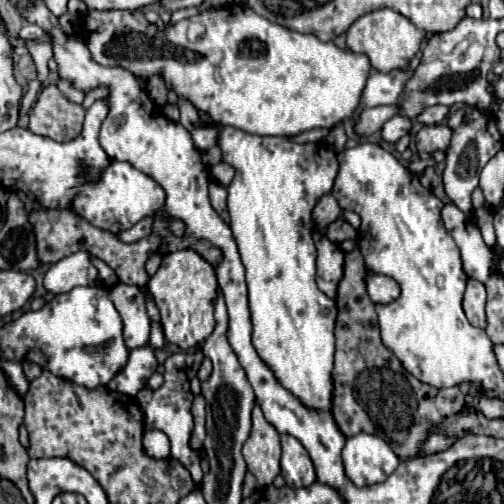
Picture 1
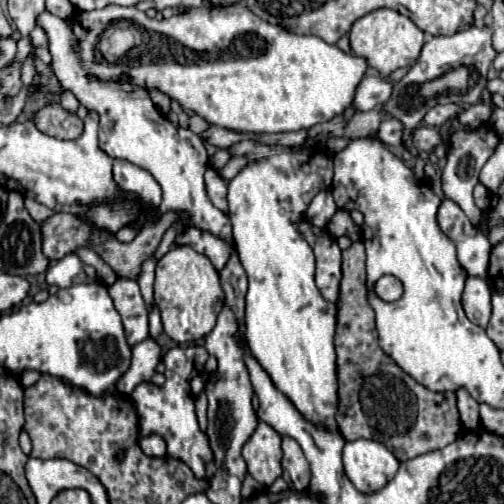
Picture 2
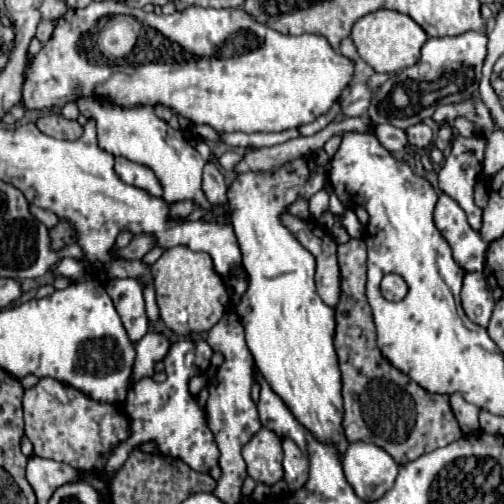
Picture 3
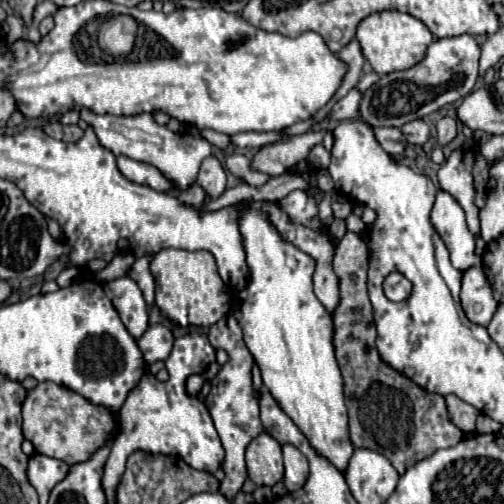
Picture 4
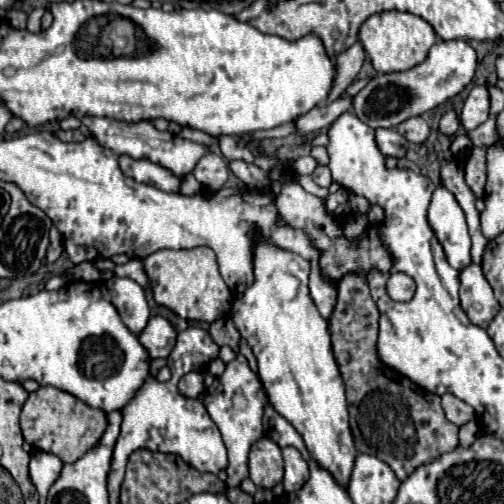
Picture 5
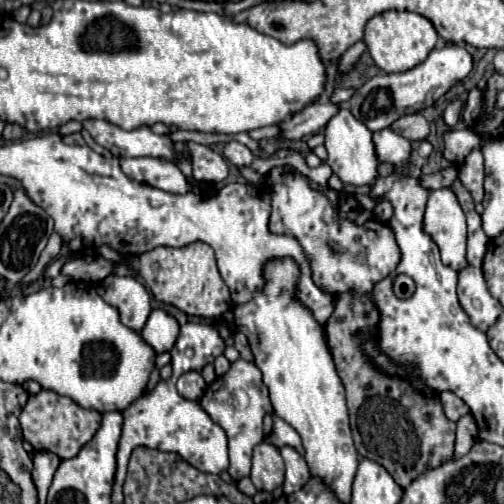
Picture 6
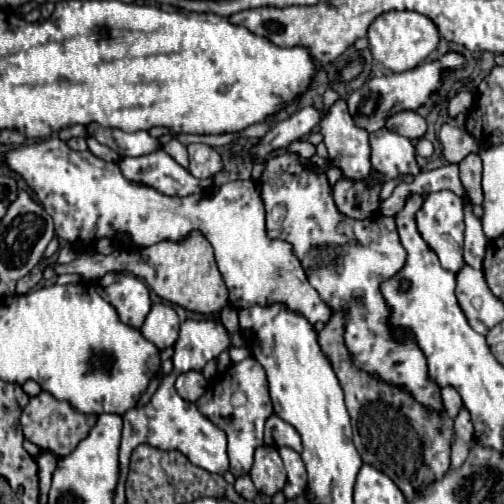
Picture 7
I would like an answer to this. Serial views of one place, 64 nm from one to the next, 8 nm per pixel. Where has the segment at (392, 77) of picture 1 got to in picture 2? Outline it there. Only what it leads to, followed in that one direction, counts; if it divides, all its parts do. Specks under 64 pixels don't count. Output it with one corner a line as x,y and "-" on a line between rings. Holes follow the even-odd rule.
366,76
366,78
362,78
362,82
356,88
350,108
354,112
374,110
376,104
384,104
390,98
390,92
392,92
390,82
384,82
380,76
376,76
376,78

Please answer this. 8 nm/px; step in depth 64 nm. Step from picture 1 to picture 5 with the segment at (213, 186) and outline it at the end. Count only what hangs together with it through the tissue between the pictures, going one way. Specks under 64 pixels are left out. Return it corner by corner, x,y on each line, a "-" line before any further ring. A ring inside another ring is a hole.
208,152
198,160
194,176
202,186
218,192
228,178
228,164
224,162
224,158
216,156
214,152

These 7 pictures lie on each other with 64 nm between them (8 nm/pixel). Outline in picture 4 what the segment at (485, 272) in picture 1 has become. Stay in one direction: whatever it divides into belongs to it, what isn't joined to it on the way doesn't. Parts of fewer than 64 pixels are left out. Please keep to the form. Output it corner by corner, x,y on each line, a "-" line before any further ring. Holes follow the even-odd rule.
444,190
436,194
434,208
430,212
430,222
444,240
448,252
450,252
450,262
458,270
468,270
472,266
480,266
482,258
476,256
474,248
474,236
470,234
464,218
464,210
460,204

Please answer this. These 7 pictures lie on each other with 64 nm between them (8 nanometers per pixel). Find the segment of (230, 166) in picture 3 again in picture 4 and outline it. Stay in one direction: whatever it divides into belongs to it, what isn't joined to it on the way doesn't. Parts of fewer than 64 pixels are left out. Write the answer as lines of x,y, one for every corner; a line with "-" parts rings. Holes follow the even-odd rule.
228,154
226,156
226,168
234,176
244,180
248,186
254,186
254,188
260,188
262,184
266,184
270,180
268,174
254,170
252,164
250,164
250,158
244,156
244,154

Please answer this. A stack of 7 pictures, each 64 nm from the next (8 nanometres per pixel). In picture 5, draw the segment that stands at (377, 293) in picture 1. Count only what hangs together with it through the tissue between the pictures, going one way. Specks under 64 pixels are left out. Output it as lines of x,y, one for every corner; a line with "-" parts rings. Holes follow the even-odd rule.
390,274
388,294
392,300
410,300
414,296
416,284
408,274

